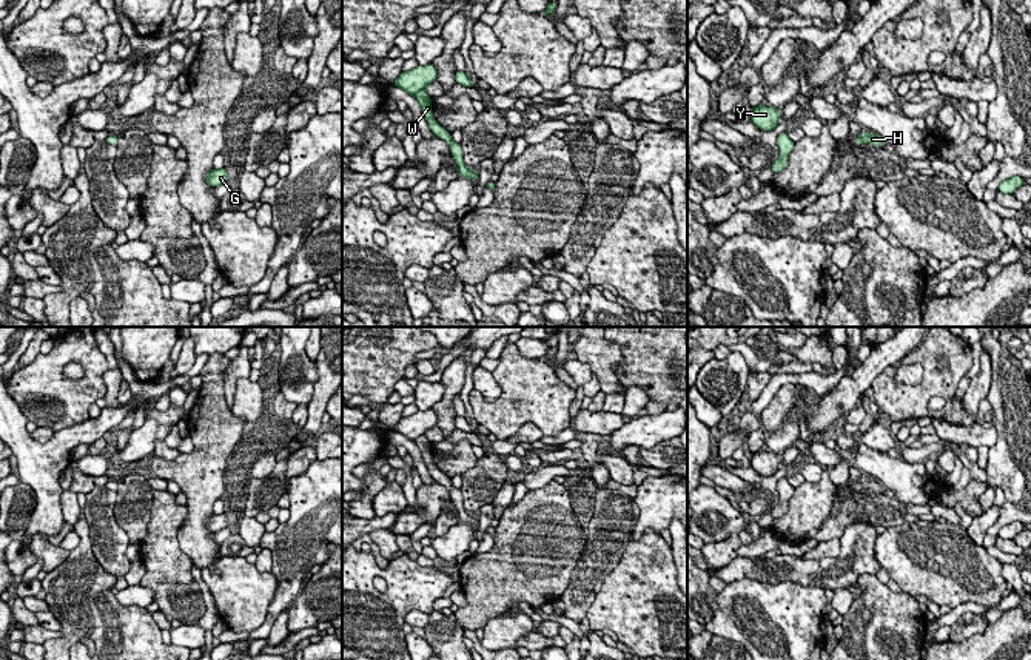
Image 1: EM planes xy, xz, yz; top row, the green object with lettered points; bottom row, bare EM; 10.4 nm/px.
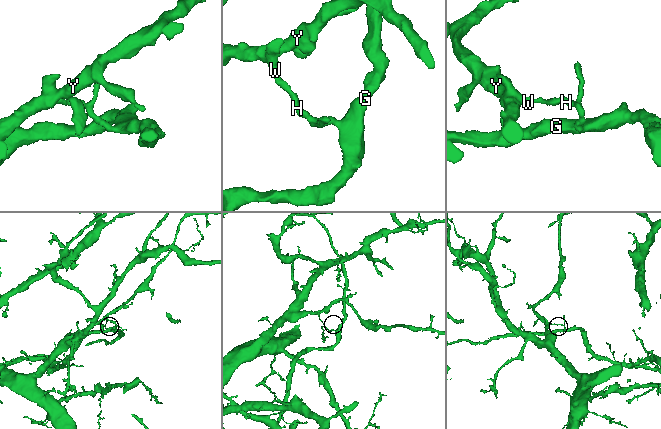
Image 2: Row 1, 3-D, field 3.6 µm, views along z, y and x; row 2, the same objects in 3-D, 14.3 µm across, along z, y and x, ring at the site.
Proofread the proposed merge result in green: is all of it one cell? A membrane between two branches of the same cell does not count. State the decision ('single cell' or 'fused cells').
fused cells

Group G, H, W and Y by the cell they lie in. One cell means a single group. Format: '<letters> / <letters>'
G H / W Y

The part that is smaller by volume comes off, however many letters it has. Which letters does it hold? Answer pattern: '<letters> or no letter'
G, H

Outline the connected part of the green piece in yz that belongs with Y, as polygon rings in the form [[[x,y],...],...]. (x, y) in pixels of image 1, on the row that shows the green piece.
[[[758,105],[747,111],[751,122],[761,131],[772,131],[780,123],[780,108]]]

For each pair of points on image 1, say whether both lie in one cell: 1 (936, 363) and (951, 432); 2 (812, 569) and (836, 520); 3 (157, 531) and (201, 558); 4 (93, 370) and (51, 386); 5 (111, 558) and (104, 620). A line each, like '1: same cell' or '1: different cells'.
1: different cells
2: different cells
3: different cells
4: same cell
5: different cells

